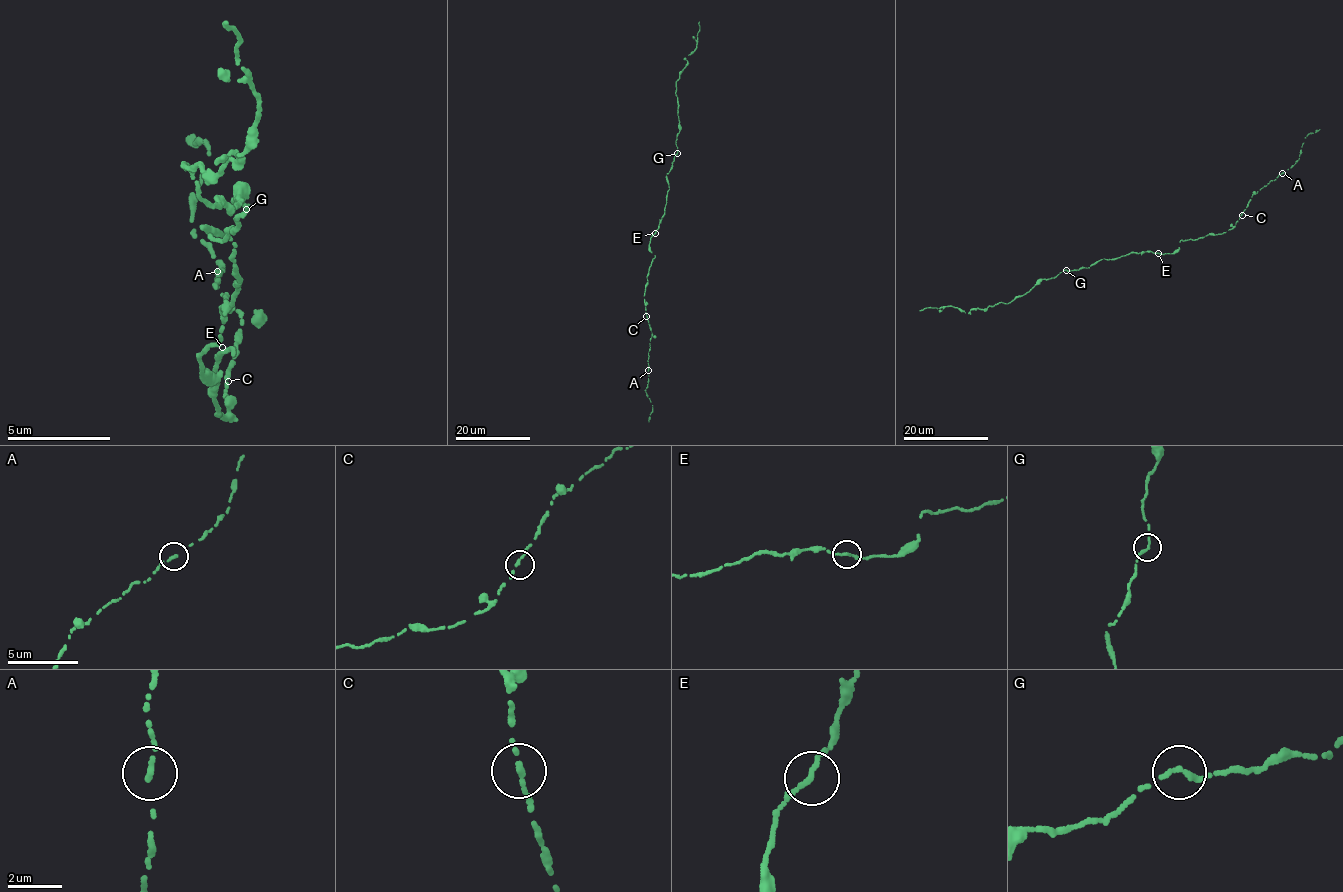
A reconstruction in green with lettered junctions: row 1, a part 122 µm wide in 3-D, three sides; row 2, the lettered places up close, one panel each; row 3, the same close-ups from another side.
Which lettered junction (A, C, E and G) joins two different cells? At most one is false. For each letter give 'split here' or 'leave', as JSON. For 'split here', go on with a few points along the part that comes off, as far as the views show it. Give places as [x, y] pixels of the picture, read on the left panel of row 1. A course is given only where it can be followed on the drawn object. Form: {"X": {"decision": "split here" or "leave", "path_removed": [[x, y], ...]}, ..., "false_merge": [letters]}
{"A": {"decision": "leave"}, "C": {"decision": "leave"}, "E": {"decision": "leave"}, "G": {"decision": "leave"}, "false_merge": []}

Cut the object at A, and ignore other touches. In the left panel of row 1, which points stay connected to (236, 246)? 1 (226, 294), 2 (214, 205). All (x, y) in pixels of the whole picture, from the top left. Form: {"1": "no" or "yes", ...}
{"1": "no", "2": "yes"}

